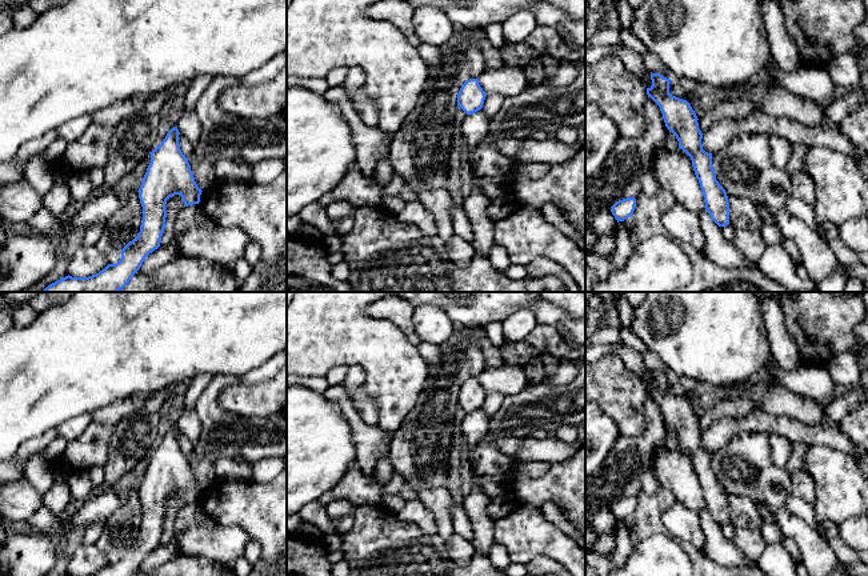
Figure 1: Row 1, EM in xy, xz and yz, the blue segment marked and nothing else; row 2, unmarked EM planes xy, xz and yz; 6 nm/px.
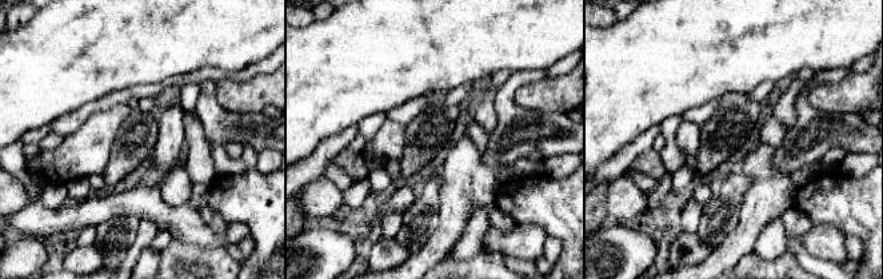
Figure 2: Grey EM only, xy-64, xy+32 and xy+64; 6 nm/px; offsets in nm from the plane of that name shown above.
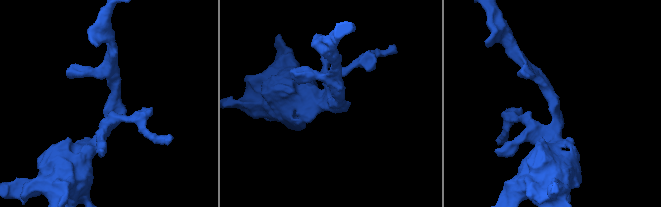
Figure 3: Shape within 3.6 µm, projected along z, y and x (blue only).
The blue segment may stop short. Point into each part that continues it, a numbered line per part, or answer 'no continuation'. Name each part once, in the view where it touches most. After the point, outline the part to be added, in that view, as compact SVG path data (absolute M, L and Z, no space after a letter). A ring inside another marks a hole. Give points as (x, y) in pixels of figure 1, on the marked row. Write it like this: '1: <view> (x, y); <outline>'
no continuation

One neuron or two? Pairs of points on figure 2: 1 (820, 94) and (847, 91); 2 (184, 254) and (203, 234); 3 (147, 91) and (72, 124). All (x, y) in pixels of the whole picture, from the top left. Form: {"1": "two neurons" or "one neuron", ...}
{"1": "one neuron", "2": "two neurons", "3": "one neuron"}

